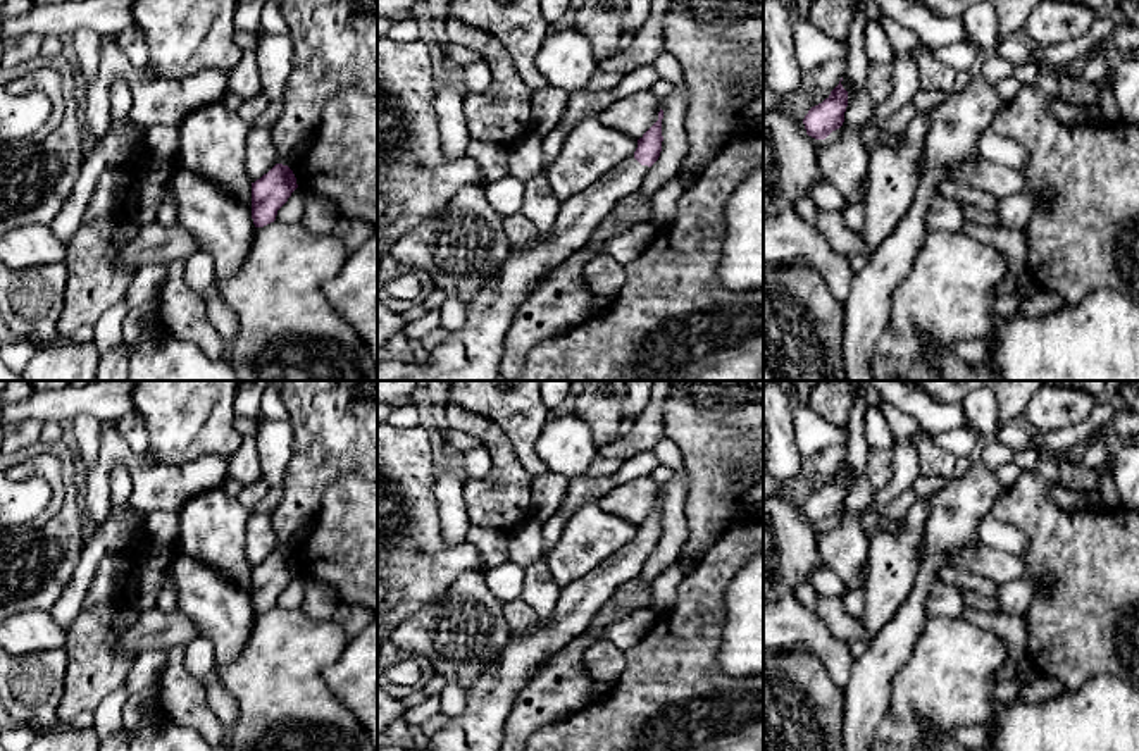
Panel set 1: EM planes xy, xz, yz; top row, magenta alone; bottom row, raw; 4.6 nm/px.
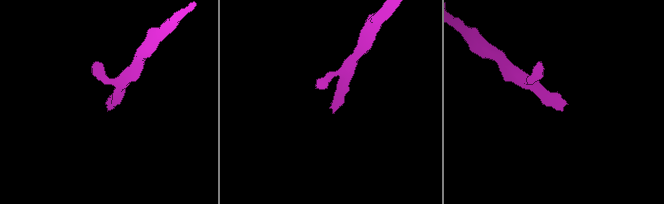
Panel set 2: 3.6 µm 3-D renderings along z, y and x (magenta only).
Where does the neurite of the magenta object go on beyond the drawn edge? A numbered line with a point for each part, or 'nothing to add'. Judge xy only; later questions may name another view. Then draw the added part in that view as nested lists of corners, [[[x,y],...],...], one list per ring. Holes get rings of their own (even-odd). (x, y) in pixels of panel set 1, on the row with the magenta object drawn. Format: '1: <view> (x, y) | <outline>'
nothing to add

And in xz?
1: xz (471, 353) | [[[634,153],[596,179],[588,189],[562,202],[553,231],[548,236],[536,233],[526,248],[510,248],[507,260],[495,277],[481,288],[474,301],[465,307],[467,320],[462,329],[451,331],[445,343],[434,348],[422,363],[377,362],[377,381],[496,381],[507,332],[513,327],[519,307],[538,279],[582,248],[612,208],[636,193],[650,167],[641,165]]]

